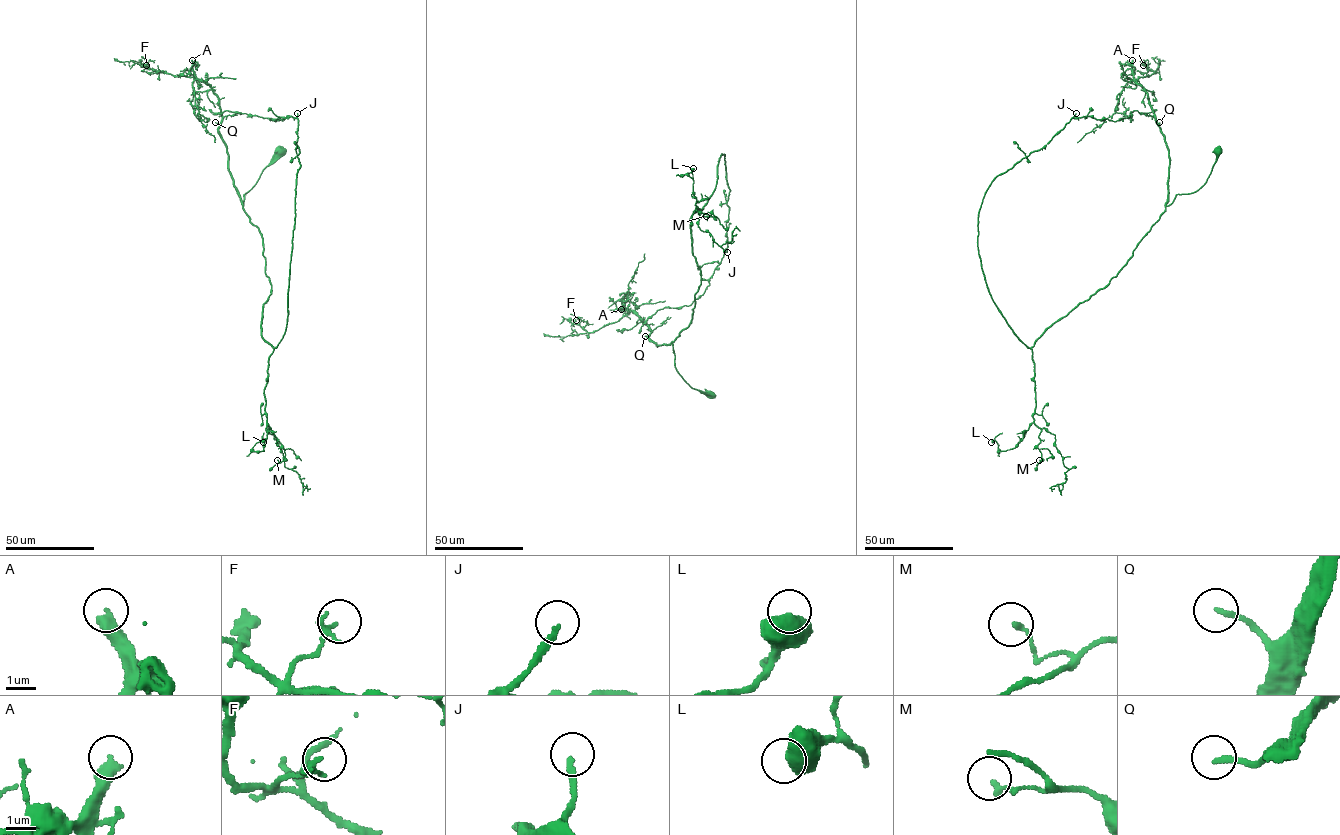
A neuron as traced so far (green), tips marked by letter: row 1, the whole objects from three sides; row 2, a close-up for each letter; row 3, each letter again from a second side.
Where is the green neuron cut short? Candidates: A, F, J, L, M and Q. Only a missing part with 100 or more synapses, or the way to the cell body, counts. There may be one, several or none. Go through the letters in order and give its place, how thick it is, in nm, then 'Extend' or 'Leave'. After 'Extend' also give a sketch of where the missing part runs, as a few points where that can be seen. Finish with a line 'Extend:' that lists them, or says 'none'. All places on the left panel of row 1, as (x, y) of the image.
A: Place: (192, 60). Thickness 440 nm. Extend. Course of what is missing: (192, 60), (183, 50), (165, 43), (154, 51), (127, 56), (111, 54), (94, 62)
F: Place: (146, 65). Thickness 180 nm. Leave
J: Place: (297, 113). Thickness 190 nm. Extend. Course of what is missing: (297, 113), (297, 105), (288, 95), (268, 91), (259, 84), (223, 86), (222, 97), (226, 101)
L: Place: (263, 442). Thickness 700 nm. Leave
M: Place: (277, 460). Thickness 160 nm. Leave
Q: Place: (215, 122). Thickness 170 nm. Leave
Extend: A, J

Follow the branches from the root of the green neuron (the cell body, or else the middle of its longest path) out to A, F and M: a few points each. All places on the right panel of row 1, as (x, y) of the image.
A: (1216, 151), (1206, 182), (1193, 192), (1177, 194), (1167, 206), (1169, 153), (1148, 94), (1134, 79), (1132, 60)
F: (1216, 151), (1206, 182), (1167, 206), (1167, 145), (1135, 79), (1156, 72), (1143, 65)
M: (1216, 151), (1206, 182), (1177, 194), (1117, 274), (1031, 348), (1039, 460)

